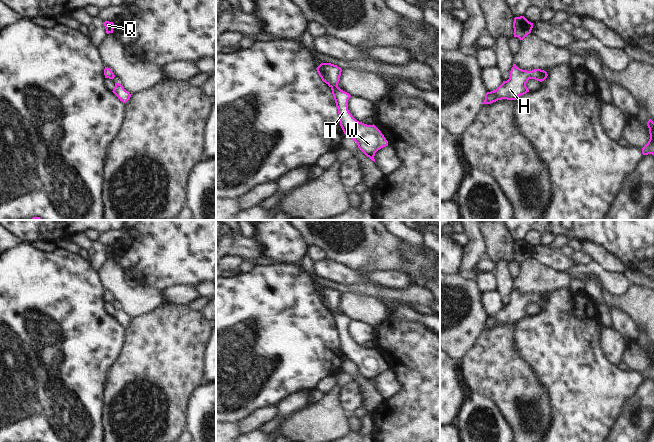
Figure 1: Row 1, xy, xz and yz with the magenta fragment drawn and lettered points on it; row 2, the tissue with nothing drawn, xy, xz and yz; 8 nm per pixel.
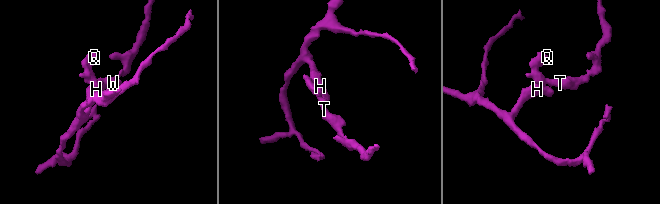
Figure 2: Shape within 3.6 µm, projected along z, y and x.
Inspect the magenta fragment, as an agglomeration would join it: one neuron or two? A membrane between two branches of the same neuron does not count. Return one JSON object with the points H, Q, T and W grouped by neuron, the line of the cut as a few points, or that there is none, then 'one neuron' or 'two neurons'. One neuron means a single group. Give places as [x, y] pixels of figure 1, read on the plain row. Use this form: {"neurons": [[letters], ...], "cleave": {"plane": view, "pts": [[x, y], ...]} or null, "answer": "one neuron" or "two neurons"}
{"neurons": [["H", "Q", "T", "W"]], "cleave": null, "answer": "one neuron"}

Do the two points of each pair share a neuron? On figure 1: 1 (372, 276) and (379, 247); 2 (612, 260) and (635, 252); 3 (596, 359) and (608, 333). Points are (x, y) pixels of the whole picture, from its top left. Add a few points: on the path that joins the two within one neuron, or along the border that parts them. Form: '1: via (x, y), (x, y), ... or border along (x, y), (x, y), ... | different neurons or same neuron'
1: border along (355, 269), (396, 270) | different neurons
2: border along (599, 244), (602, 244), (616, 255), (629, 268) | different neurons
3: border along (601, 325), (602, 352), (616, 366) | different neurons

